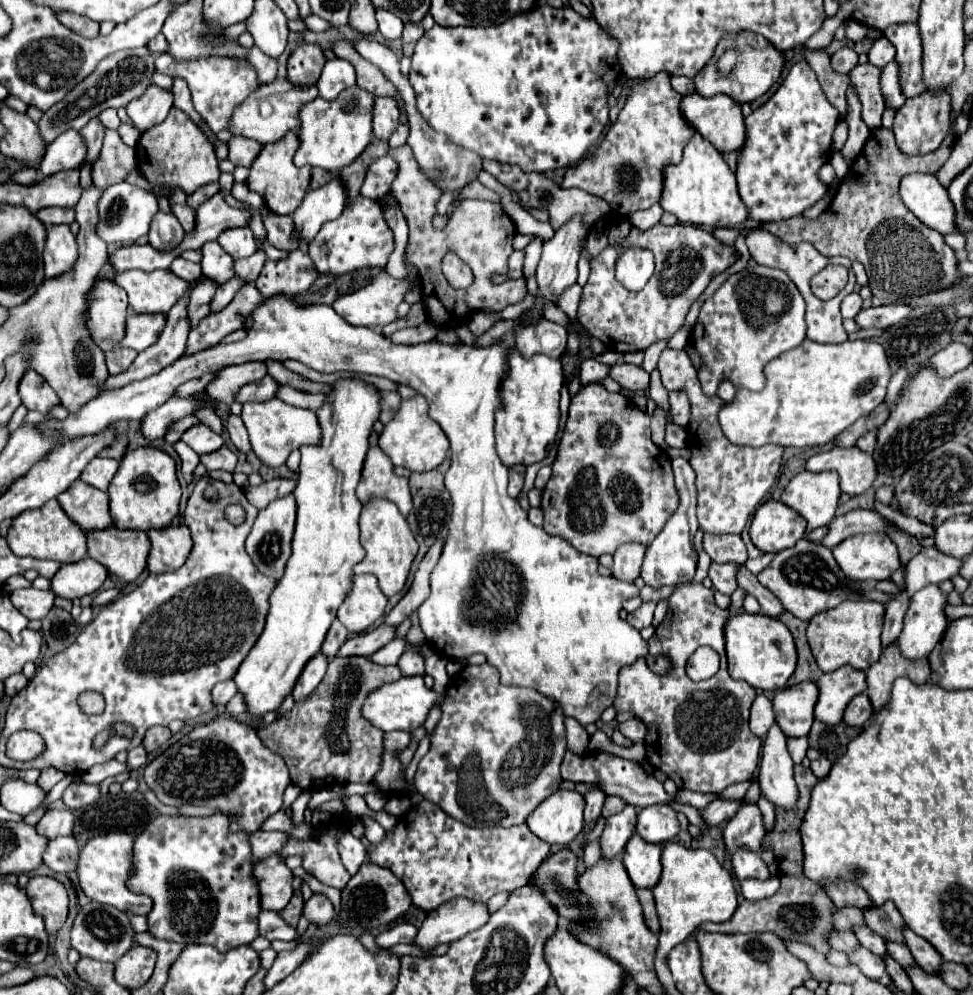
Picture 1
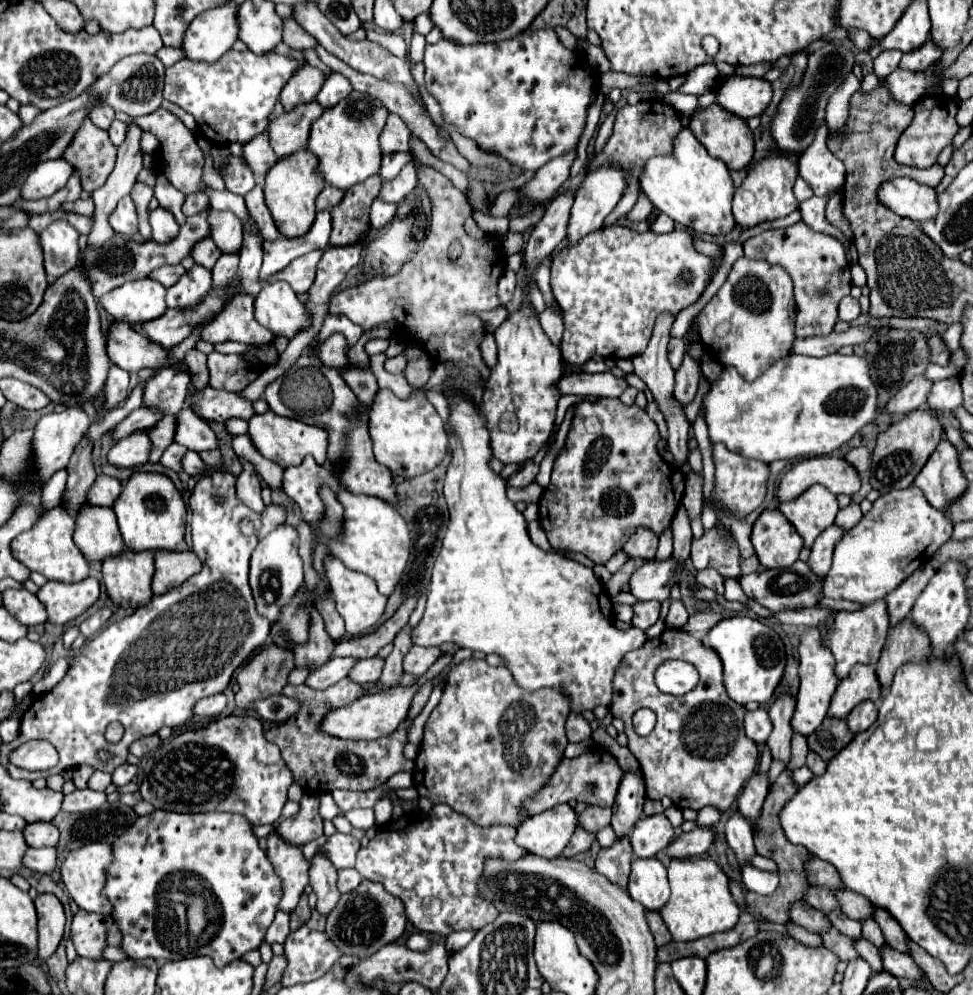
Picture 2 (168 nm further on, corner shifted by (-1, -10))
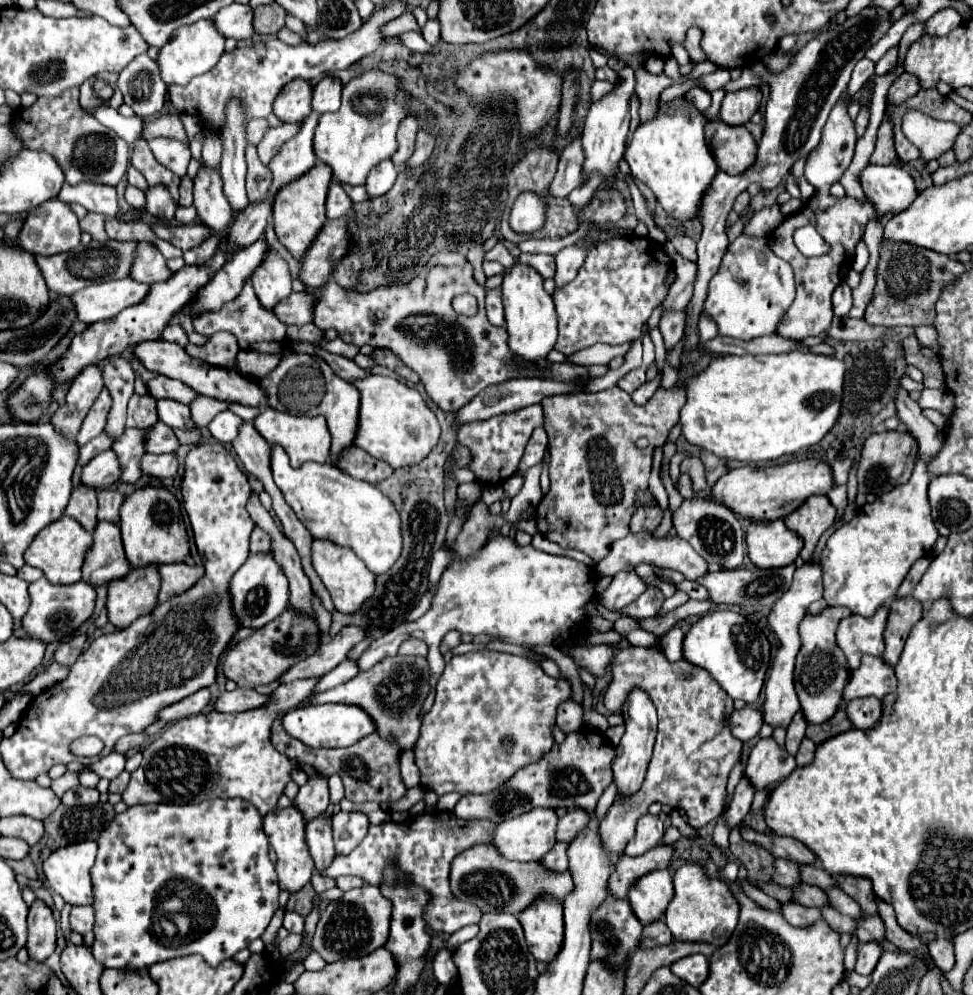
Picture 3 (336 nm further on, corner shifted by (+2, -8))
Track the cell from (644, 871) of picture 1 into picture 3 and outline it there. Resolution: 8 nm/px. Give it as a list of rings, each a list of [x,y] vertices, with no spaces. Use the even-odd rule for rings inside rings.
[[[661,869],[655,873],[647,873],[647,877],[639,877],[629,891],[629,903],[633,913],[641,923],[657,921],[669,901],[673,899],[673,879],[669,869]]]

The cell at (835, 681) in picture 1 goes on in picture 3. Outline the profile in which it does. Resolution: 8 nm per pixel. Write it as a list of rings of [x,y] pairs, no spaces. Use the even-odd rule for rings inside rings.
[[[865,655],[861,659],[861,667],[851,673],[843,697],[845,701],[851,701],[855,697],[871,697],[871,695],[883,699],[895,687],[897,687],[897,677],[893,673],[893,667],[885,665],[881,657]]]

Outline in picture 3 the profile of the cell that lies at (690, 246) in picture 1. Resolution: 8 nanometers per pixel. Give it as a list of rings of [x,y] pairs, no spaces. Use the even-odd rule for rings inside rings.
[[[631,235],[625,239],[611,239],[591,249],[577,277],[569,281],[567,285],[555,289],[553,293],[553,301],[557,307],[557,315],[559,315],[559,337],[557,337],[555,349],[561,351],[563,355],[573,355],[595,343],[621,345],[621,343],[639,339],[641,325],[649,319],[651,311],[665,299],[665,293],[667,293],[665,277],[667,277],[669,267],[671,265],[669,265],[665,247],[647,237]]]

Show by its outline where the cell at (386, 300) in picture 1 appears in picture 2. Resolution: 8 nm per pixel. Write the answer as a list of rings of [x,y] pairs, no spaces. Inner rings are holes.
[[[328,311],[326,317],[324,317],[324,323],[322,323],[322,329],[320,329],[318,337],[320,337],[320,339],[326,339],[326,337],[328,337],[330,333],[334,333],[334,331],[340,331],[340,333],[346,337],[346,341],[348,341],[350,347],[352,347],[352,345],[360,339],[360,335],[362,335],[362,329],[356,327],[346,315],[332,315],[332,313]]]

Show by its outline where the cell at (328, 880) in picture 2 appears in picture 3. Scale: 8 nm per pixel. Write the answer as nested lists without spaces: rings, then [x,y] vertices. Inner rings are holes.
[[[321,813],[321,817],[315,817],[313,821],[307,823],[307,845],[317,871],[325,869],[333,861],[335,849],[331,835],[331,819],[325,813]]]

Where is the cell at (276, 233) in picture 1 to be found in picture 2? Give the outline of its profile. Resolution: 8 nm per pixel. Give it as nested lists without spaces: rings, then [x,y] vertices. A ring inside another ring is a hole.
[[[258,181],[258,185],[254,187],[252,193],[248,193],[246,197],[246,207],[248,207],[248,213],[250,217],[258,223],[260,227],[260,233],[266,241],[276,241],[280,237],[276,225],[274,225],[274,219],[264,203],[264,197],[262,197],[262,181]]]

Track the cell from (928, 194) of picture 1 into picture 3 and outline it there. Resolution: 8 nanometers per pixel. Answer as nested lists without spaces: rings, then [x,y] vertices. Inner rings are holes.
[[[867,165],[859,173],[859,183],[873,199],[879,217],[905,211],[917,197],[913,177],[897,165]]]

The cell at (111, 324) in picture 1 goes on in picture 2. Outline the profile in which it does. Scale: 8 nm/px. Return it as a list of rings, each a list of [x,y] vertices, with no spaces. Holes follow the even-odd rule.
[[[110,323],[106,347],[110,361],[128,373],[136,373],[144,367],[160,369],[172,363],[178,365],[168,357],[168,351],[150,343],[142,333],[136,333],[130,323]]]

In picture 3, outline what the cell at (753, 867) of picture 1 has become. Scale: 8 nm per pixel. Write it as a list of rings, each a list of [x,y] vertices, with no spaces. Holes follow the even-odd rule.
[[[743,775],[743,779],[739,781],[739,785],[735,787],[735,795],[733,795],[733,801],[731,801],[731,807],[727,811],[727,823],[731,827],[735,827],[737,823],[743,821],[743,817],[749,813],[749,807],[751,807],[751,801],[753,801],[753,795],[755,795],[755,787],[751,785],[749,777]]]

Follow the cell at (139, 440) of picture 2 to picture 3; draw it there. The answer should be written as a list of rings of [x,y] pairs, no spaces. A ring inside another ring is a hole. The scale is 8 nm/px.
[[[107,449],[107,451],[99,453],[93,461],[89,461],[89,465],[83,467],[81,485],[87,489],[103,491],[103,489],[111,487],[113,481],[117,481],[119,473],[121,471],[119,471],[117,455],[111,449]]]

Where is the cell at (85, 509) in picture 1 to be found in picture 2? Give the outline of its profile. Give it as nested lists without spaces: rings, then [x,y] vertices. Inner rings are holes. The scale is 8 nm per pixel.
[[[84,507],[76,515],[74,543],[88,561],[102,561],[124,549],[122,535],[116,525],[116,515],[110,507]]]

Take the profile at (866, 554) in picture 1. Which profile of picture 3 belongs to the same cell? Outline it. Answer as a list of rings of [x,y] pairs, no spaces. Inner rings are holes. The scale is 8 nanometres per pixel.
[[[917,455],[911,479],[879,495],[873,503],[857,509],[855,517],[841,525],[829,539],[821,555],[823,599],[827,605],[843,605],[853,613],[871,617],[877,607],[893,599],[911,565],[927,555],[939,537],[929,509],[927,465]]]

